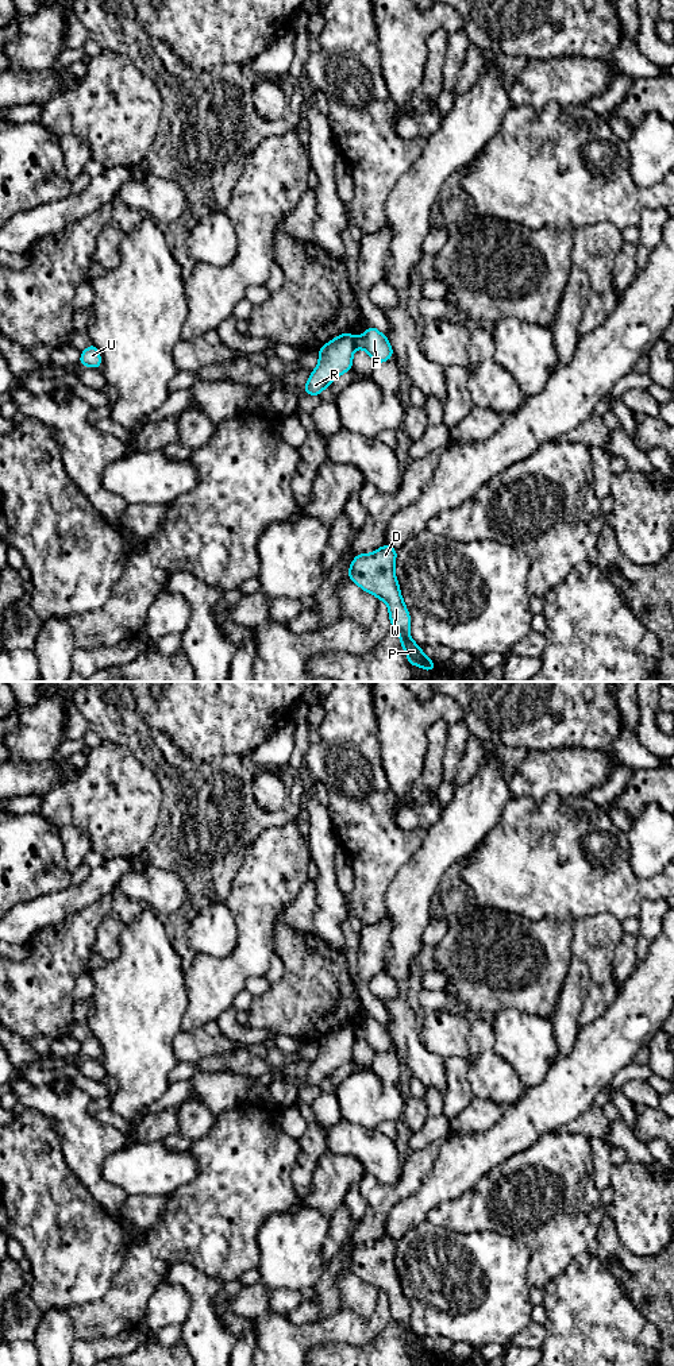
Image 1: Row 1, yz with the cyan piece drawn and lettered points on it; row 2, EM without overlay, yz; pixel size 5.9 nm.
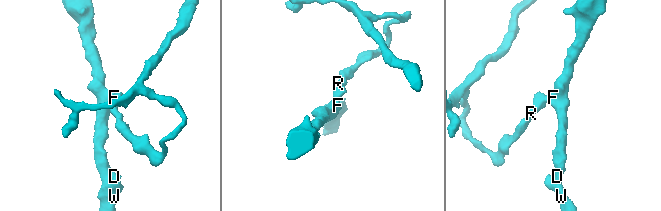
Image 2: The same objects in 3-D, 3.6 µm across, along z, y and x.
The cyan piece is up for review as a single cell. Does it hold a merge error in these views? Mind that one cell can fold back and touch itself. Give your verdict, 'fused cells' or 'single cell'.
fused cells

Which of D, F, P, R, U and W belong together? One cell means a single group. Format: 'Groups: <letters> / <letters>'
Groups: D F P W / R U

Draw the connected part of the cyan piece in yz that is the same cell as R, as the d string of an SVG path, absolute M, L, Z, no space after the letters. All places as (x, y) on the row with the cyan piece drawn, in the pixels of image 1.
M343 332L319 350L319 363L309 375L304 393L320 395L339 375L353 368L354 336Z

